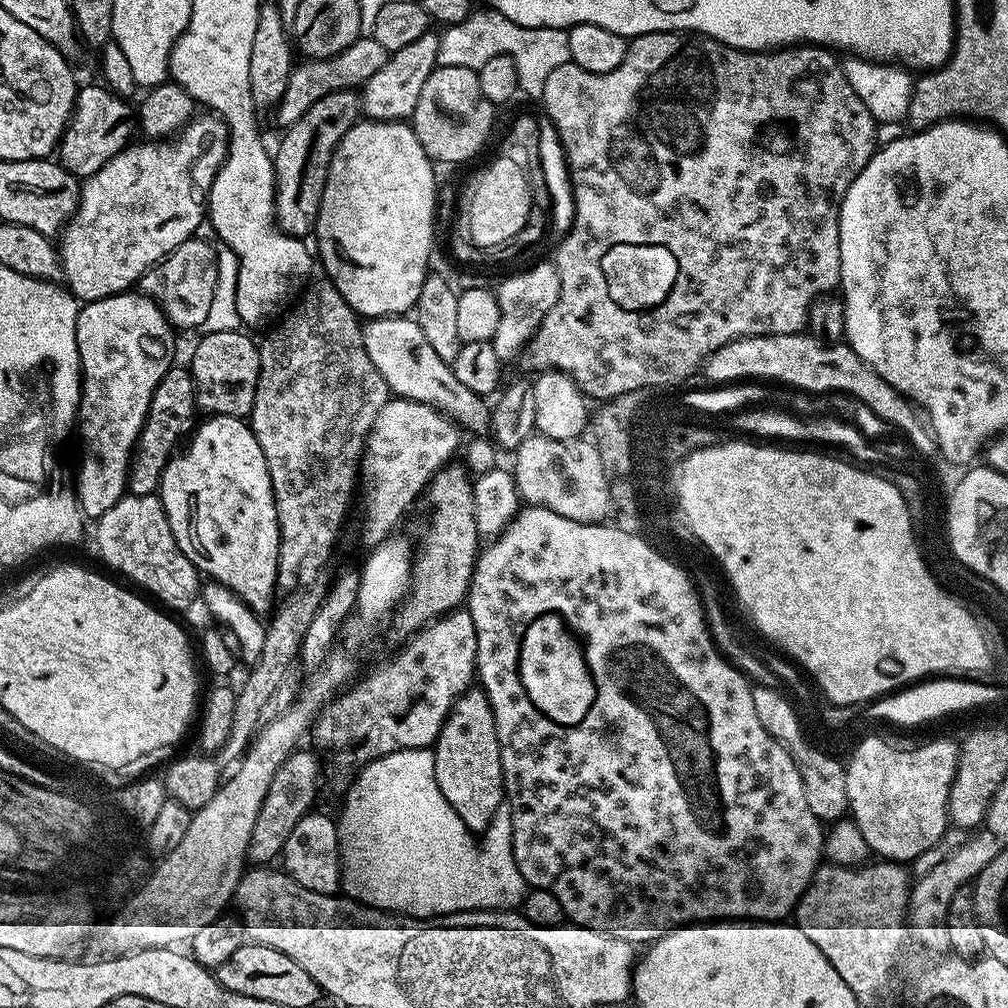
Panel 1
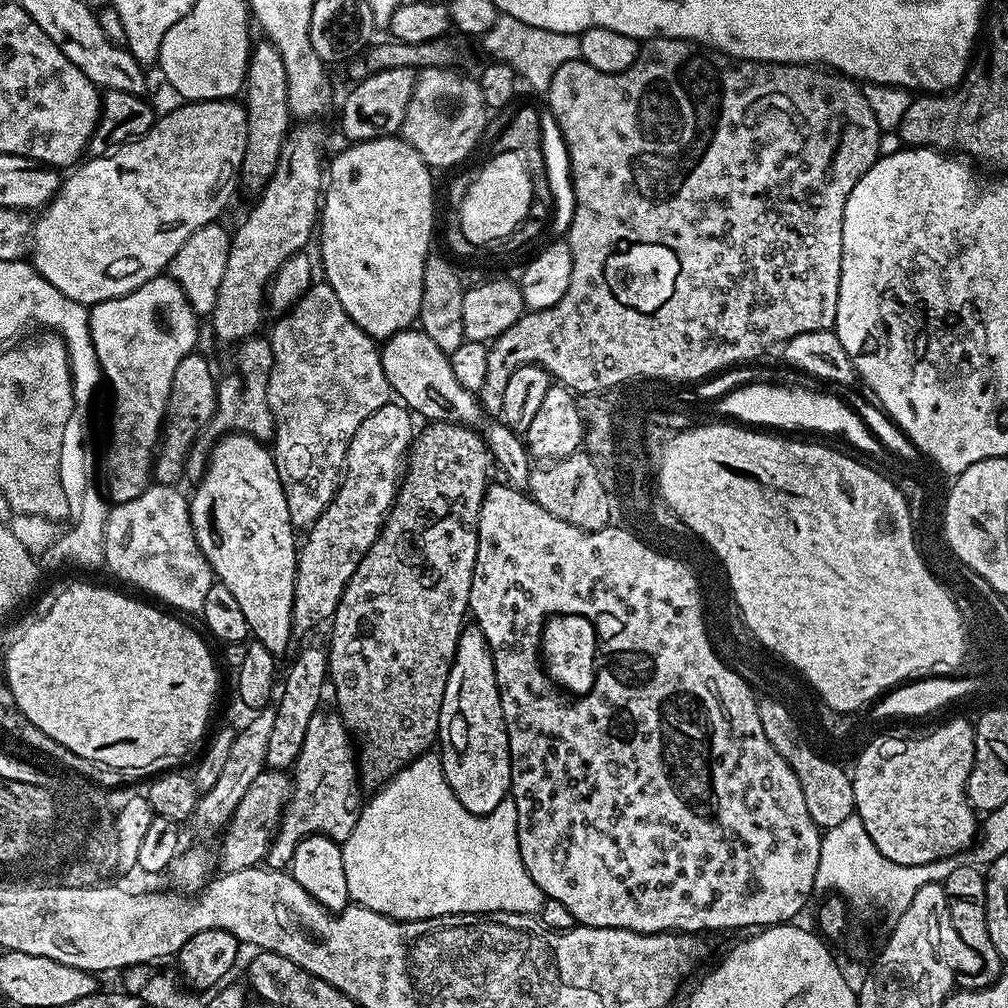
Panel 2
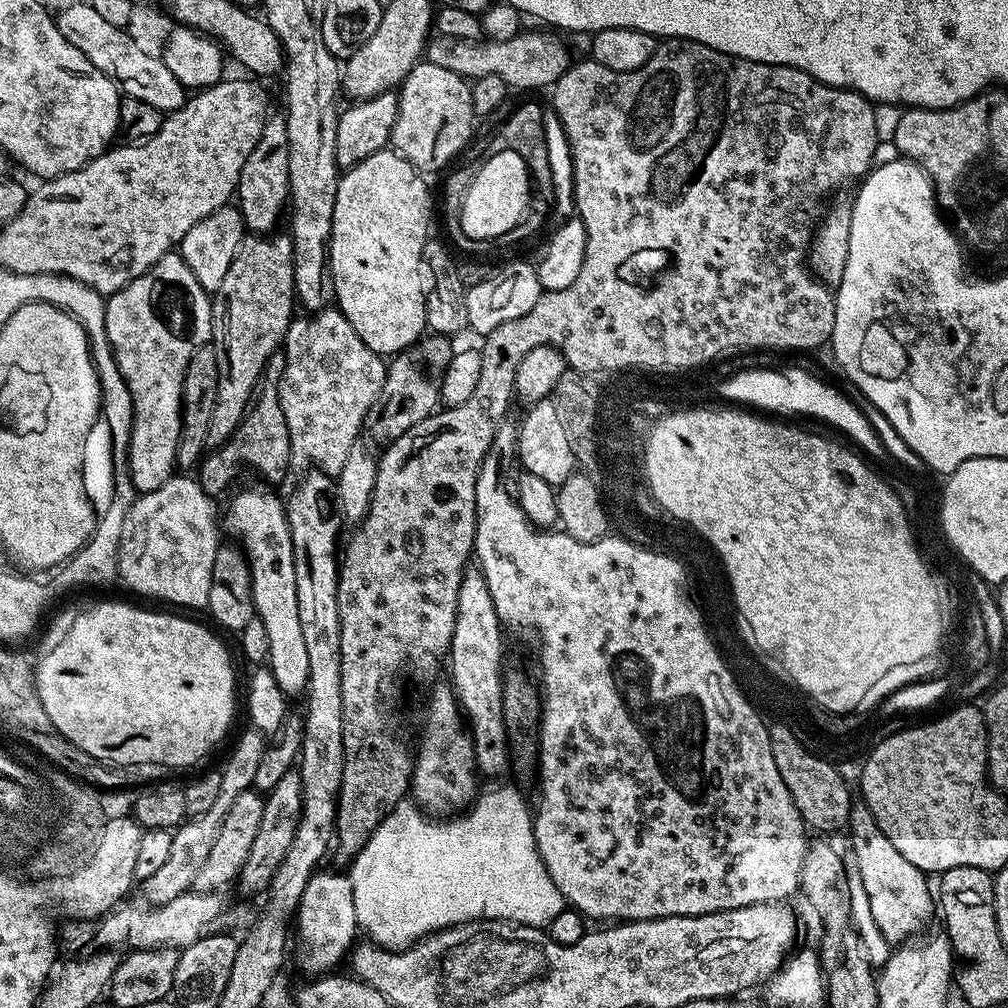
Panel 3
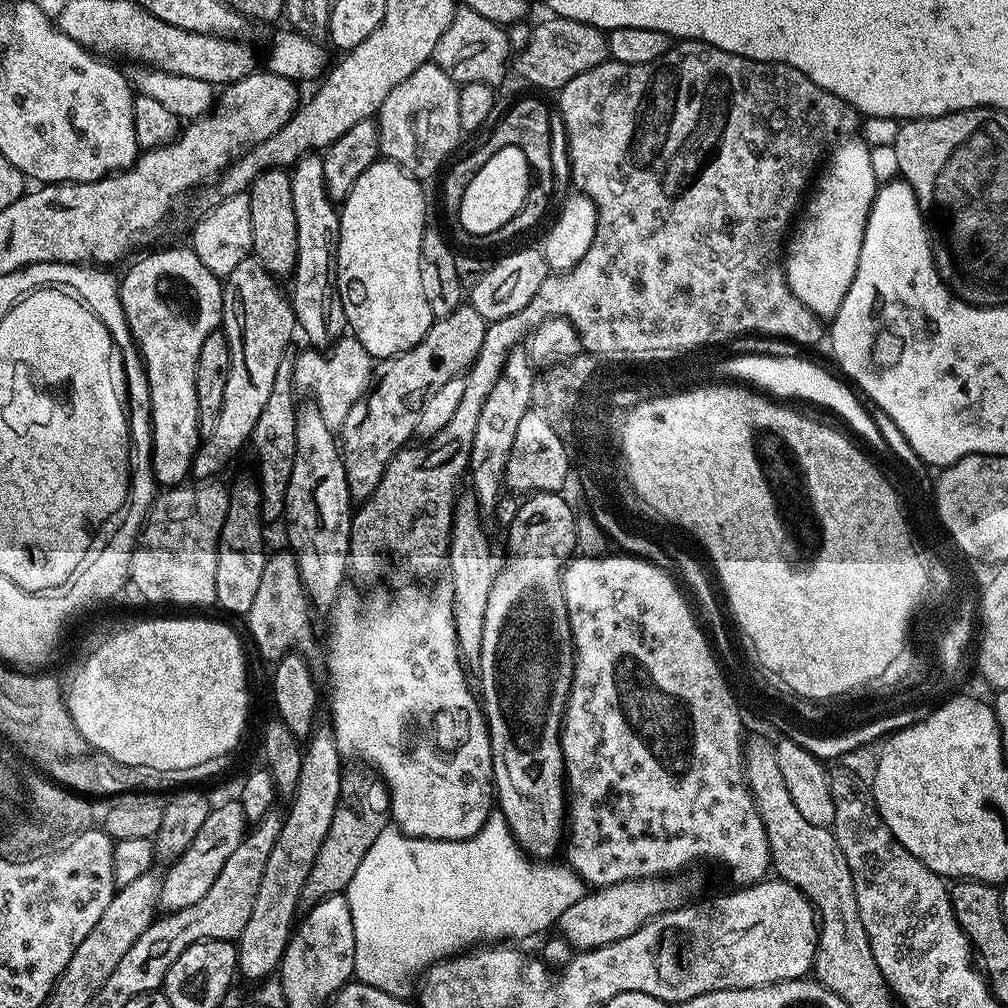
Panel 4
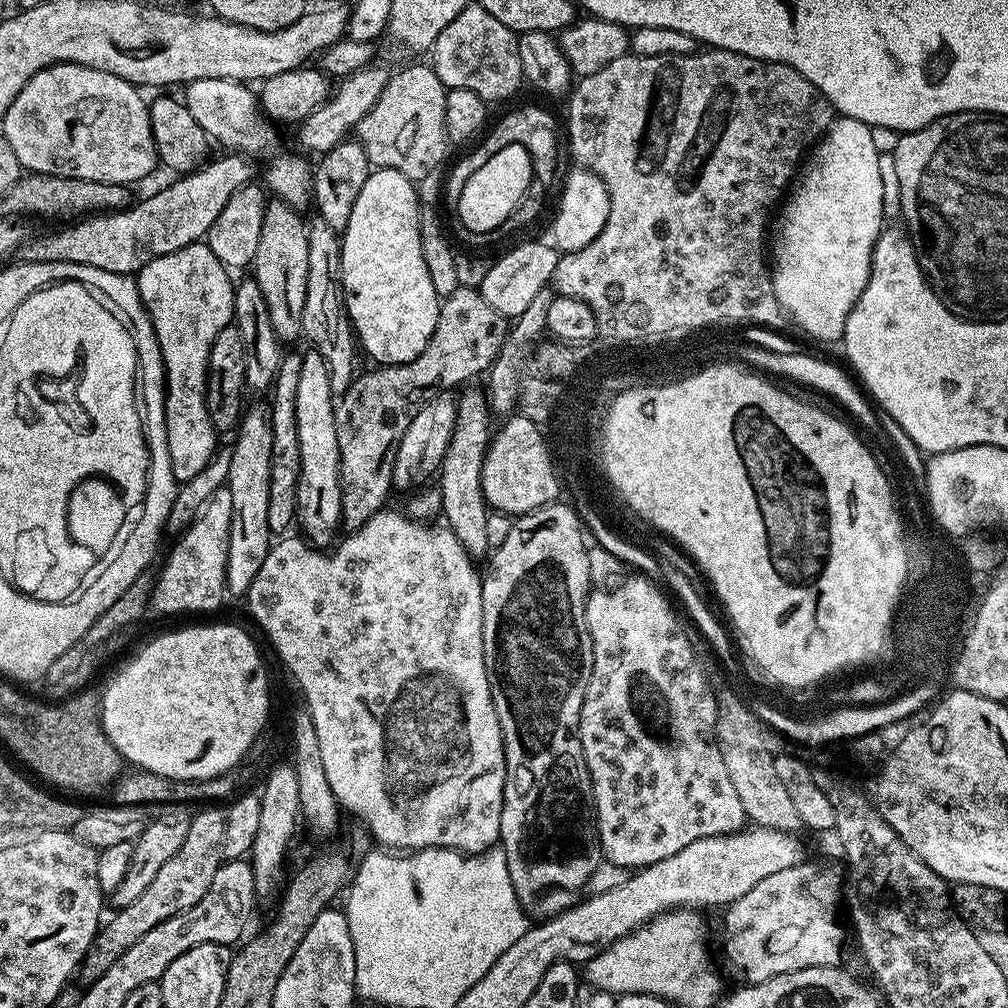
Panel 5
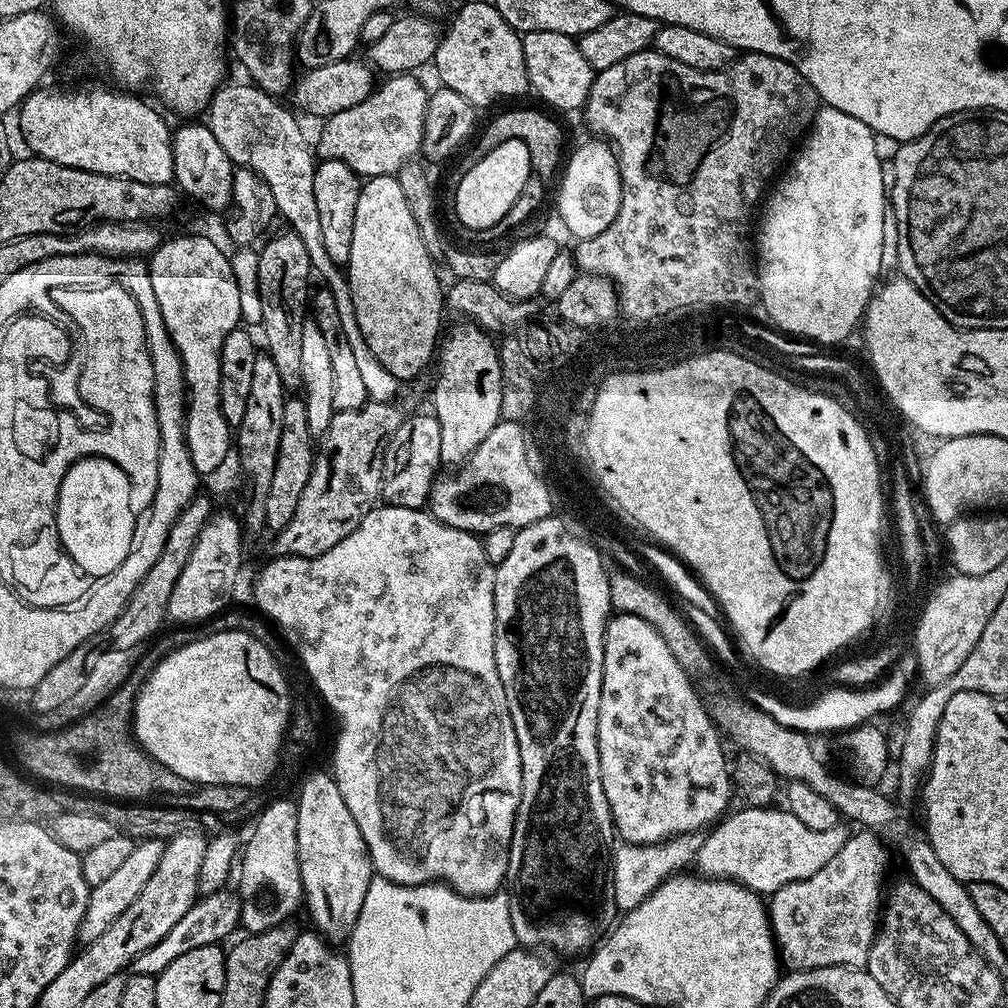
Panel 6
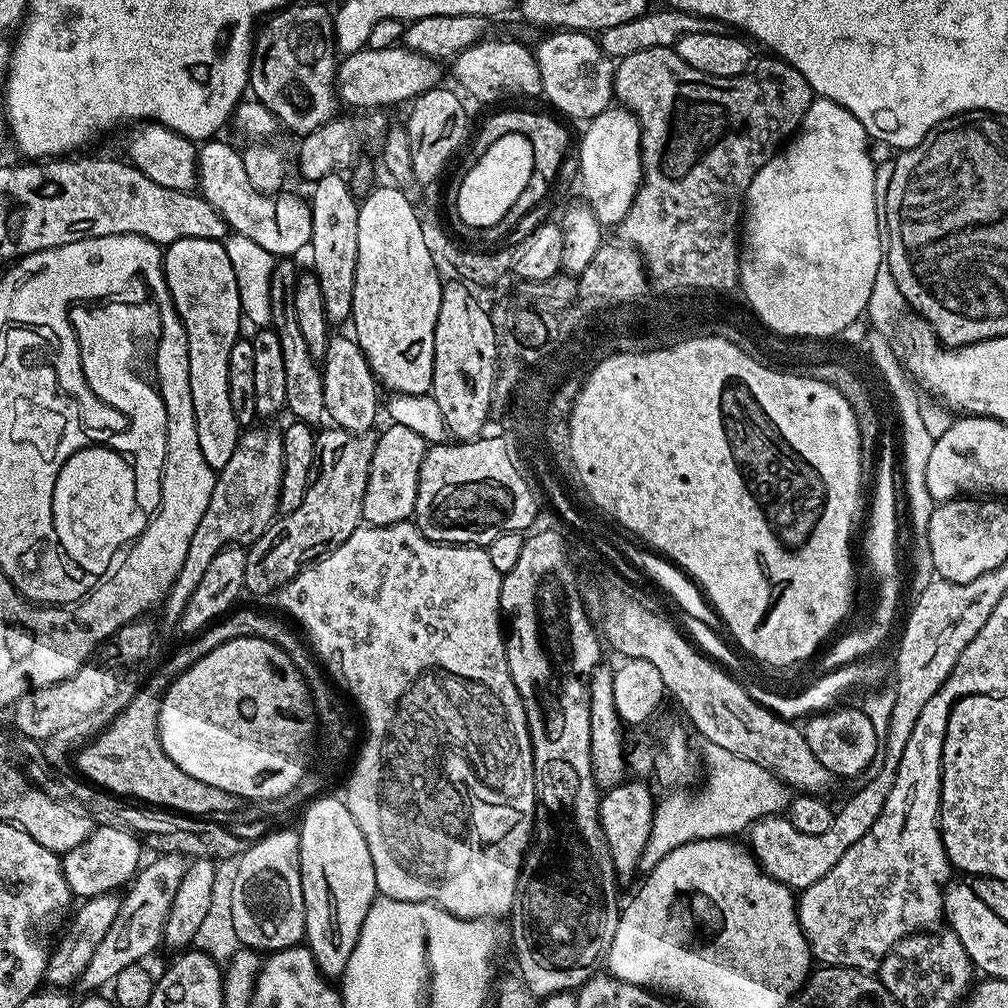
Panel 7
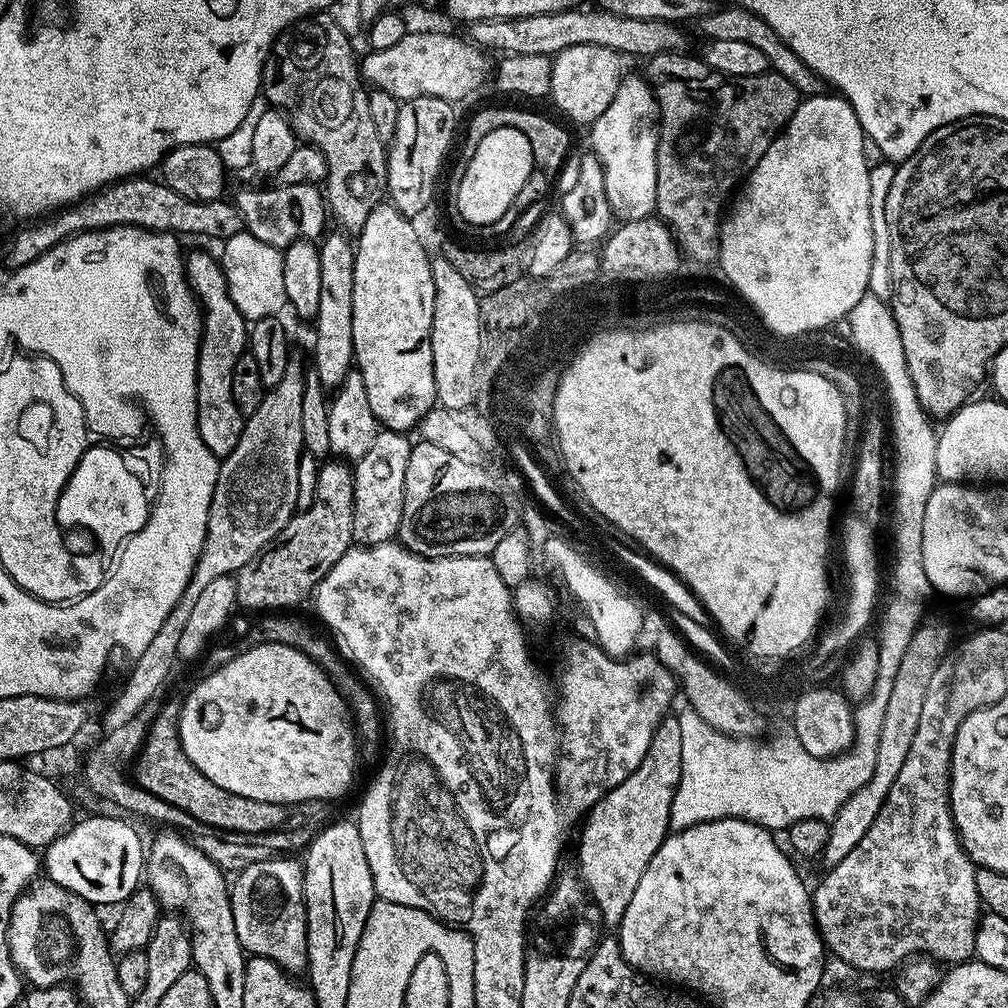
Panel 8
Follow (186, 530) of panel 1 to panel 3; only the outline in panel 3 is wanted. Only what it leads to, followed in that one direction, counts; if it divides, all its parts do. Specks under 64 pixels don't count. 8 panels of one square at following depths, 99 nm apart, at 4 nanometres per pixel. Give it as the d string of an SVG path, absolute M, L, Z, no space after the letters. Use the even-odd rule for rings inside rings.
M267 487L244 488L228 504L228 528L237 536L239 547L248 557L248 569L252 579L252 606L255 615L262 622L268 639L268 659L266 666L274 674L278 686L282 686L285 696L295 698L308 687L310 661L306 655L306 641L302 639L302 625L298 618L298 586L294 582L294 550L290 542L290 526L283 499L279 500Z

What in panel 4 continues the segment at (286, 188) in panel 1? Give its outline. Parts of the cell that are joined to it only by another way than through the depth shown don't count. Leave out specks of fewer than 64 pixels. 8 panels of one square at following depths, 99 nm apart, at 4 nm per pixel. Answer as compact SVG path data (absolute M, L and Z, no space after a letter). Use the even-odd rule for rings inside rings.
M248 255L223 281L224 301L222 302L222 331L226 334L226 342L230 342L230 370L226 374L226 390L222 397L222 411L218 413L218 422L214 422L214 430L200 441L200 449L194 454L194 462L190 473L196 482L208 482L216 476L252 439L254 426L258 426L258 418L262 418L262 410L266 410L266 402L270 402L270 394L274 391L274 377L278 374L278 362L282 362L282 354L290 350L288 344L292 340L292 332L297 331L296 315L292 309L292 301L279 288L277 277L256 260L255 255Z

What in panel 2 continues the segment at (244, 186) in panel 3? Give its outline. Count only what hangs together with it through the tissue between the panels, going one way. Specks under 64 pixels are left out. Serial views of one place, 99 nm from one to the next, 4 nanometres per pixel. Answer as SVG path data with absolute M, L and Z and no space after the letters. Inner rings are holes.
M257 39L251 45L248 54L248 74L244 78L242 103L248 112L248 137L246 138L246 154L240 163L242 184L253 194L259 193L280 161L282 146L286 142L294 117L290 110L290 94L286 94L286 66L282 62L282 54L269 40Z

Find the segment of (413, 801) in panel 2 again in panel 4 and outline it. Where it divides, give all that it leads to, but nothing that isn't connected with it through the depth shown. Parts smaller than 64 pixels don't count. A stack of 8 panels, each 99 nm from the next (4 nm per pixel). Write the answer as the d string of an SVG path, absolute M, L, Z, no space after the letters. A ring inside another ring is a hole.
M500 814L489 816L482 830L476 836L465 840L414 840L395 826L384 828L382 834L378 834L374 846L366 850L366 858L362 858L362 866L358 866L354 878L350 878L350 886L346 893L350 906L350 918L354 922L355 979L362 981L366 986L378 986L378 990L386 990L386 994L407 997L411 988L413 991L417 977L427 972L439 960L447 960L450 956L471 950L485 942L520 942L516 940L524 940L535 932L544 932L551 924L553 927L562 918L562 914L566 914L566 910L570 910L570 906L574 906L574 902L578 902L586 894L584 879L563 863L560 863L561 865L556 863L529 859L524 849L512 837L510 826Z

